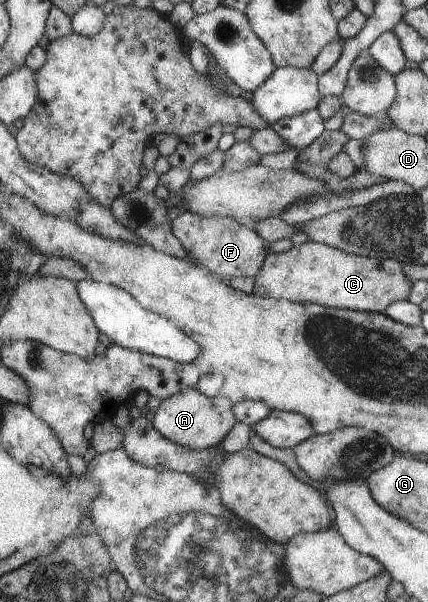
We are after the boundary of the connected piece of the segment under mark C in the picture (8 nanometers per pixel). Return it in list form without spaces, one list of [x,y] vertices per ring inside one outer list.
[[[309,240],[301,245],[294,245],[285,253],[275,253],[269,250],[263,267],[254,277],[255,295],[281,299],[290,302],[319,304],[328,308],[355,310],[358,312],[386,313],[387,307],[399,300],[407,300],[412,281],[407,279],[403,271],[403,263],[397,258],[376,258],[358,256],[343,250],[325,245],[321,242]]]

